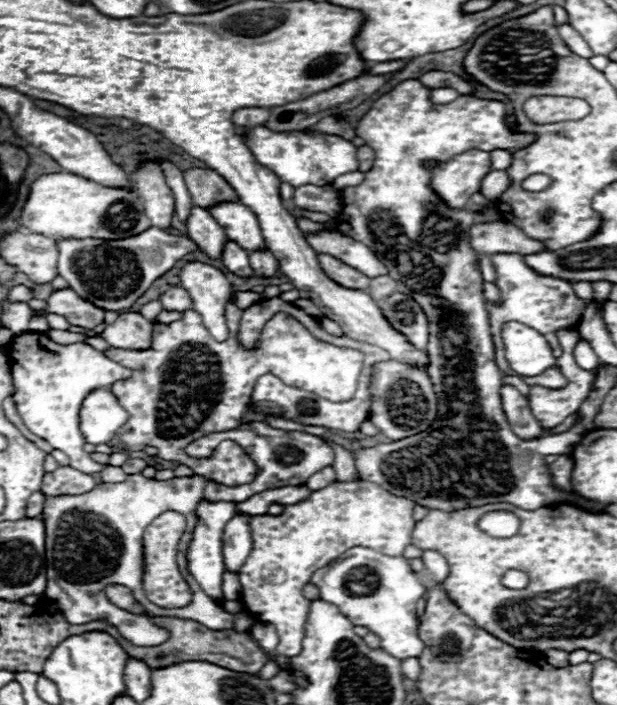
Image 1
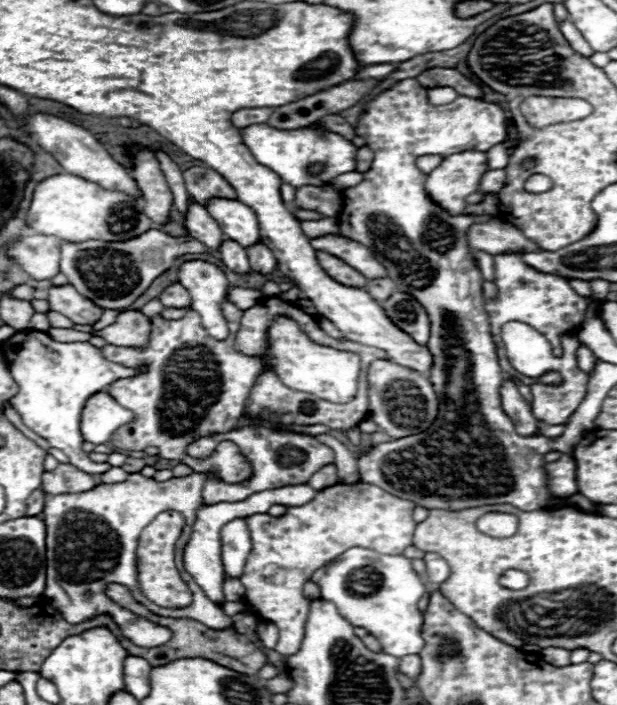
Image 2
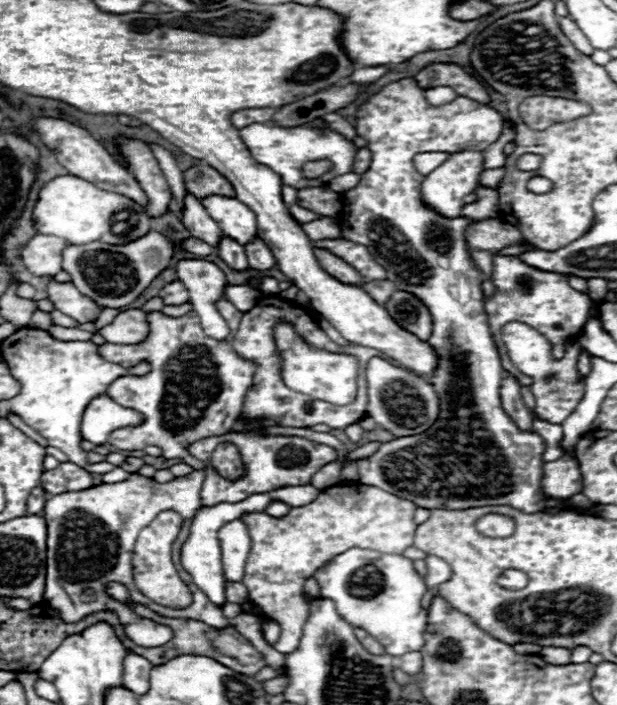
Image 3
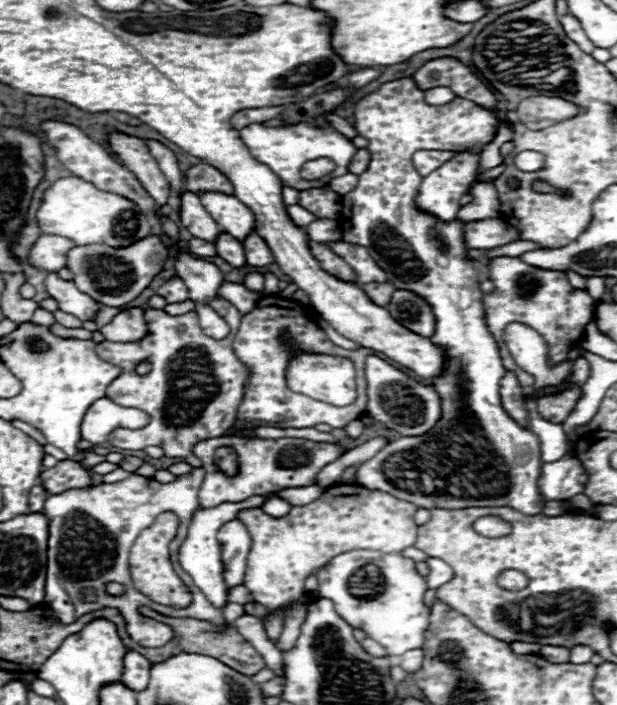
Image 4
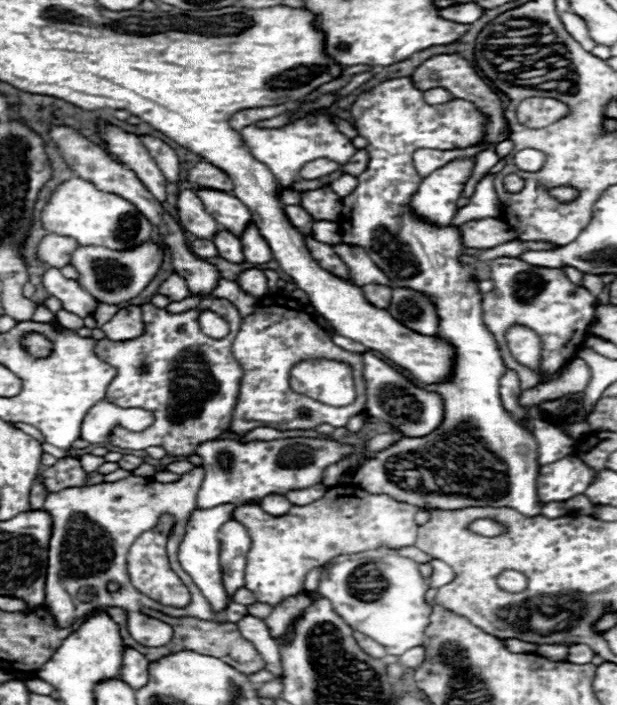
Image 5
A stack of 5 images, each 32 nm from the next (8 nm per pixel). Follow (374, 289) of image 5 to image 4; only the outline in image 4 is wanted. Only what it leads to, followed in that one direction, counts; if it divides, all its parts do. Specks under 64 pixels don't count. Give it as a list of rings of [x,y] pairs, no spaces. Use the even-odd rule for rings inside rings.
[[[372,282],[372,284],[362,284],[360,288],[362,288],[362,290],[368,294],[368,298],[370,298],[374,304],[378,304],[378,306],[386,306],[388,300],[392,298],[392,292],[396,290],[390,282]]]

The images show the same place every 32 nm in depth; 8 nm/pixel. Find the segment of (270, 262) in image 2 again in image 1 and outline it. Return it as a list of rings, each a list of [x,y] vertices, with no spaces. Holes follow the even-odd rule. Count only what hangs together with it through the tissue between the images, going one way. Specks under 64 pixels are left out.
[[[266,250],[266,252],[250,252],[250,266],[256,272],[256,276],[272,278],[278,272],[278,260]]]

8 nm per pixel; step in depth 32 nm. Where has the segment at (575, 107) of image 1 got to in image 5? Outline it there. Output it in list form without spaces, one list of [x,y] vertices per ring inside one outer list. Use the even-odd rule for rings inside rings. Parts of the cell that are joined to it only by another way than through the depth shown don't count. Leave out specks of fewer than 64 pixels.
[[[526,98],[518,106],[518,120],[530,128],[544,128],[568,116],[570,108],[554,98]]]

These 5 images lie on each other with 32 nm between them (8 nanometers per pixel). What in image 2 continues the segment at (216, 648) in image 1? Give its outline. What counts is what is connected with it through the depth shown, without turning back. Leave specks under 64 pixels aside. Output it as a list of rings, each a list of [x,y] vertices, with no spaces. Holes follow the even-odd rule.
[[[156,614],[148,616],[154,624],[160,624],[160,626],[166,626],[172,630],[172,638],[168,644],[164,646],[158,646],[158,648],[140,648],[136,644],[132,644],[128,638],[124,638],[120,634],[120,628],[112,626],[112,634],[120,640],[120,644],[126,648],[128,654],[132,656],[140,656],[144,658],[146,662],[150,662],[152,668],[158,668],[158,666],[166,666],[174,660],[180,660],[180,658],[206,658],[206,660],[212,660],[216,664],[222,664],[230,670],[236,670],[236,672],[242,672],[242,674],[258,674],[258,670],[268,662],[264,652],[252,642],[252,638],[244,636],[244,634],[238,634],[234,628],[226,628],[226,630],[212,630],[196,620],[184,620],[184,618],[160,618]]]

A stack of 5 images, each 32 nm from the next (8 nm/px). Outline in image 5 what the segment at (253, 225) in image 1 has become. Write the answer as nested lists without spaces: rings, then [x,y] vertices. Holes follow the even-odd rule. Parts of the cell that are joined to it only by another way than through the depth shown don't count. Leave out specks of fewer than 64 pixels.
[[[204,188],[196,190],[196,194],[200,196],[208,214],[222,226],[222,230],[228,230],[238,238],[246,232],[248,224],[252,222],[252,214],[236,196]]]

